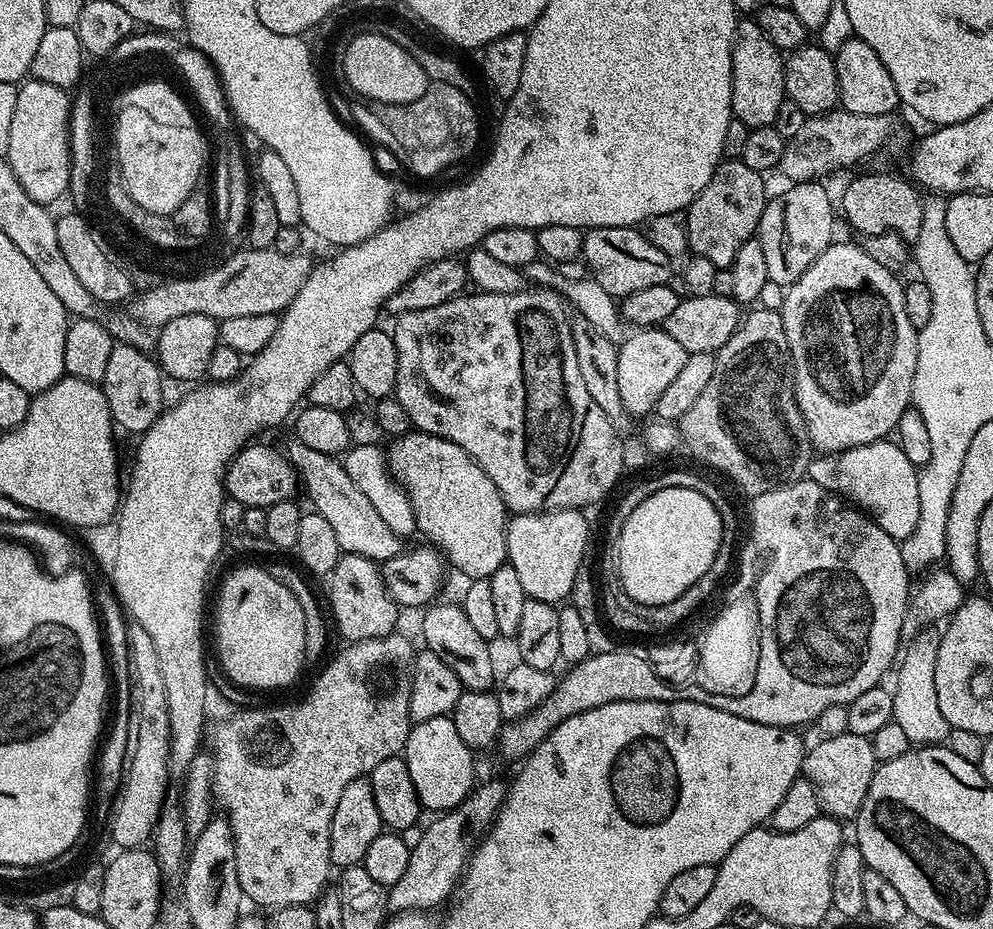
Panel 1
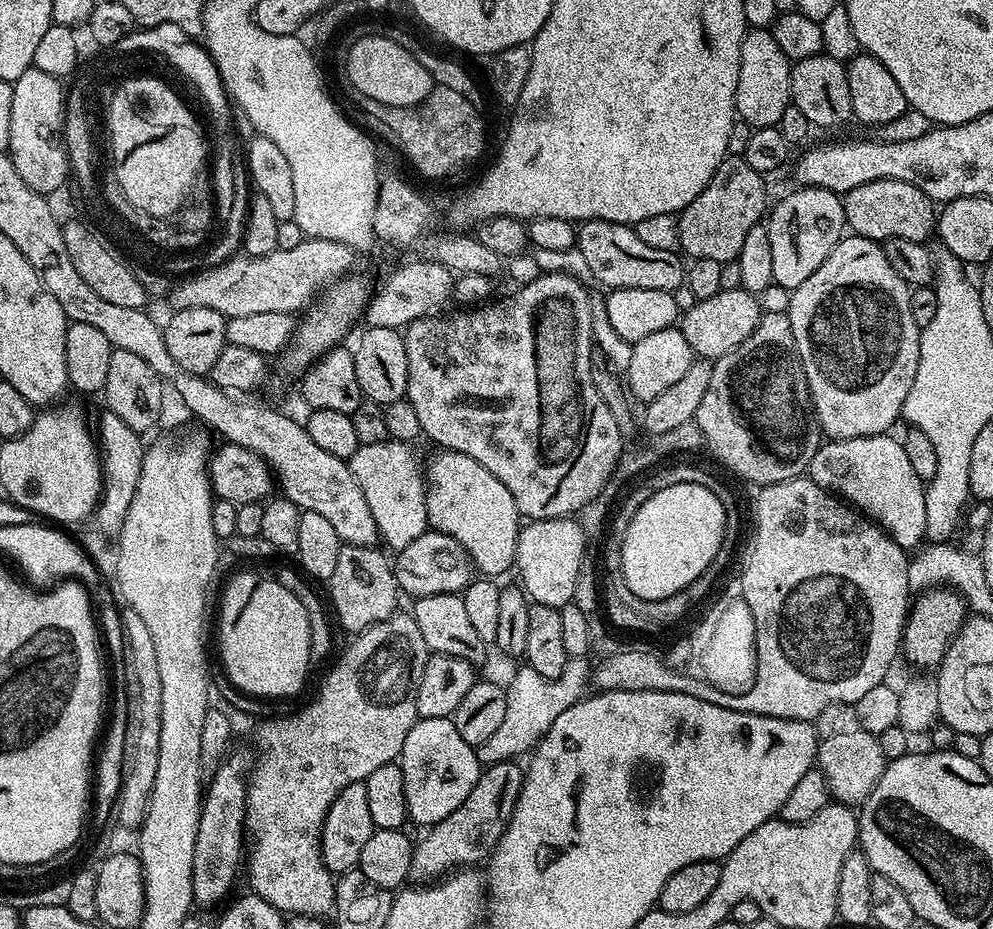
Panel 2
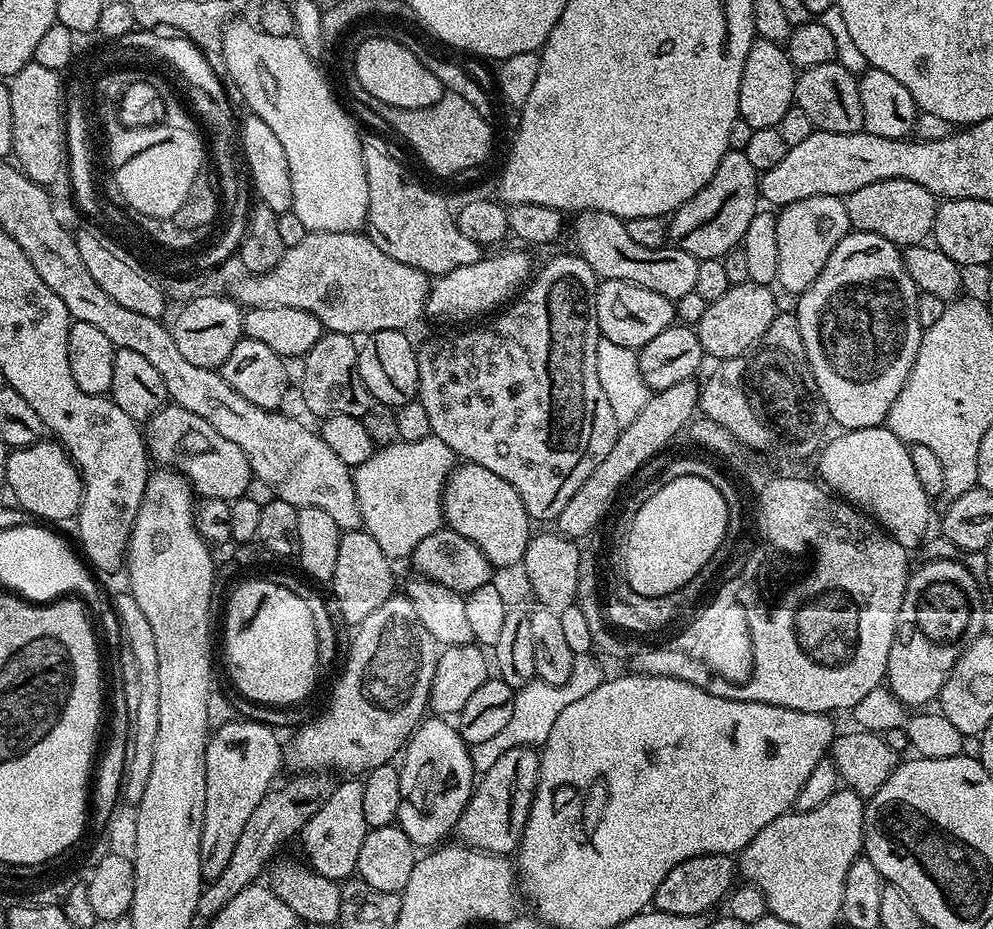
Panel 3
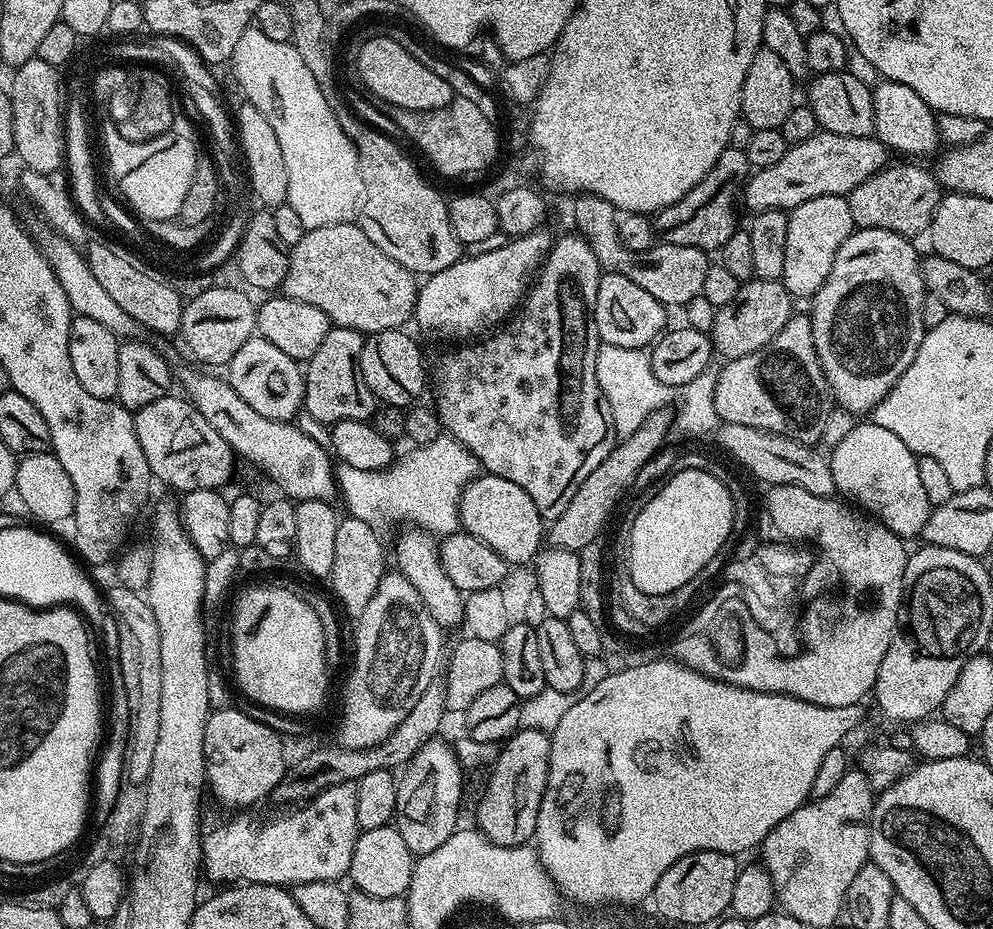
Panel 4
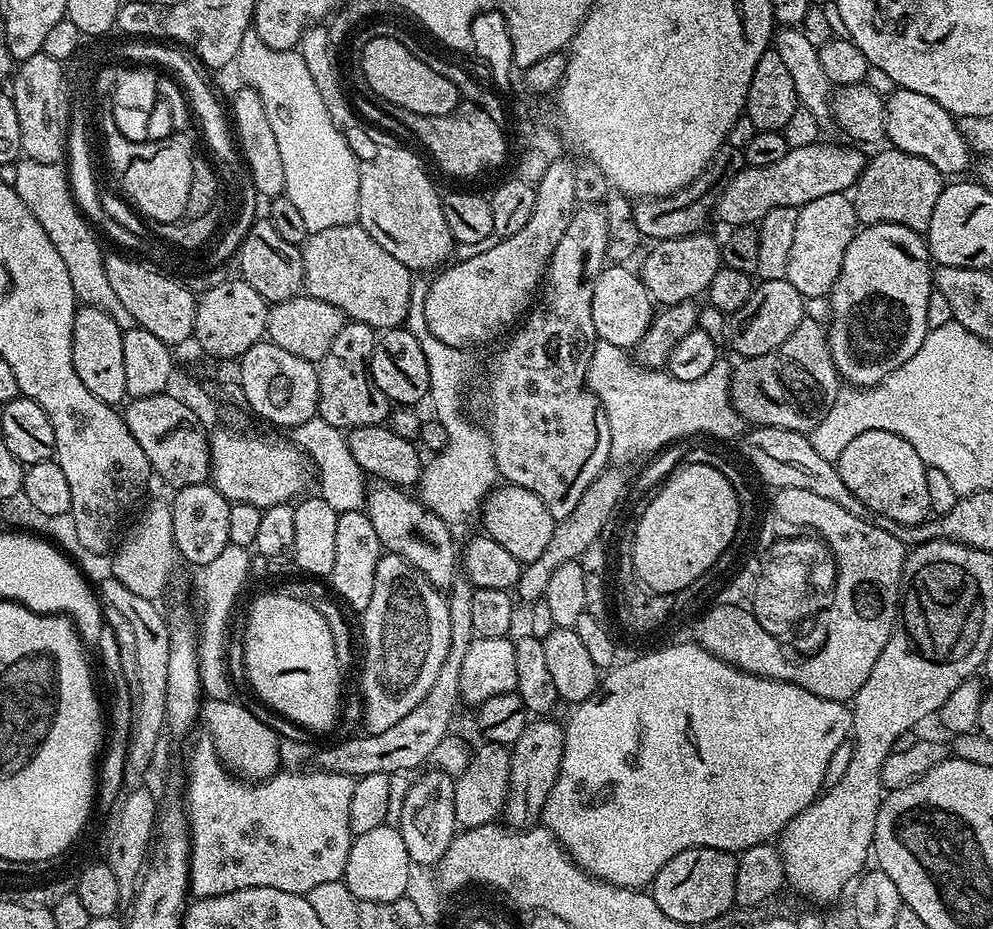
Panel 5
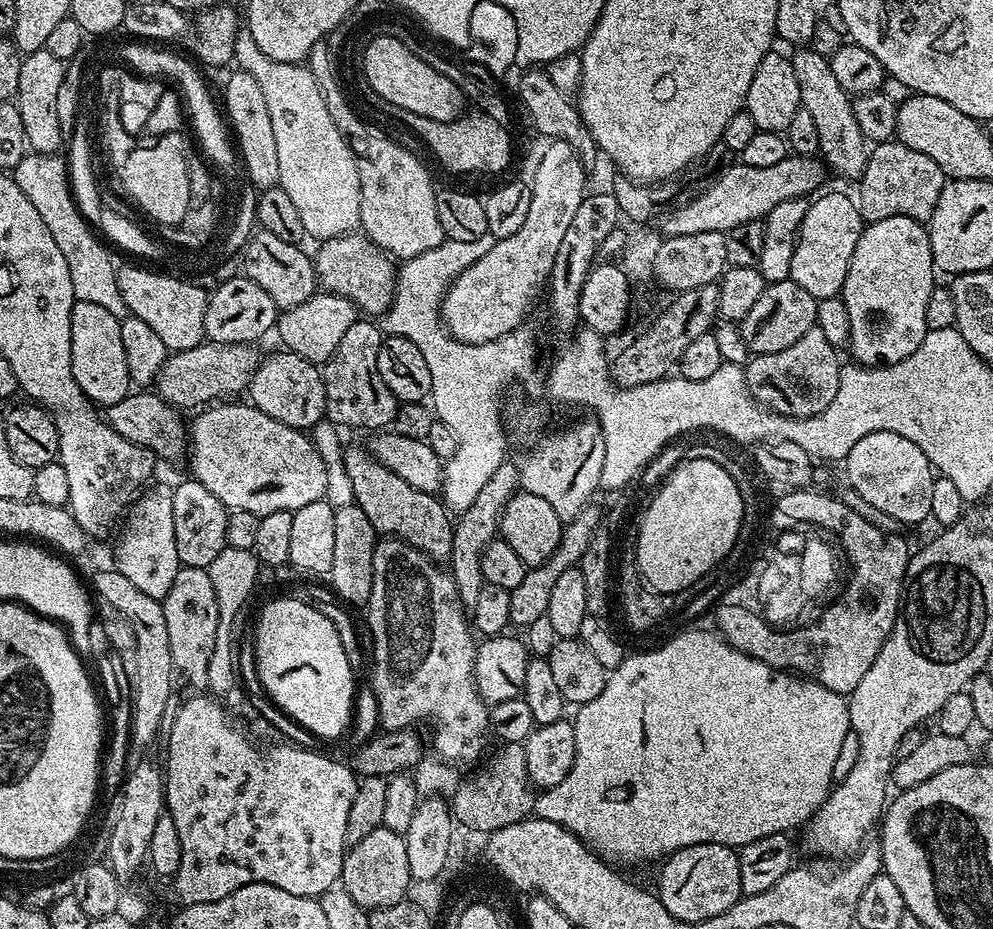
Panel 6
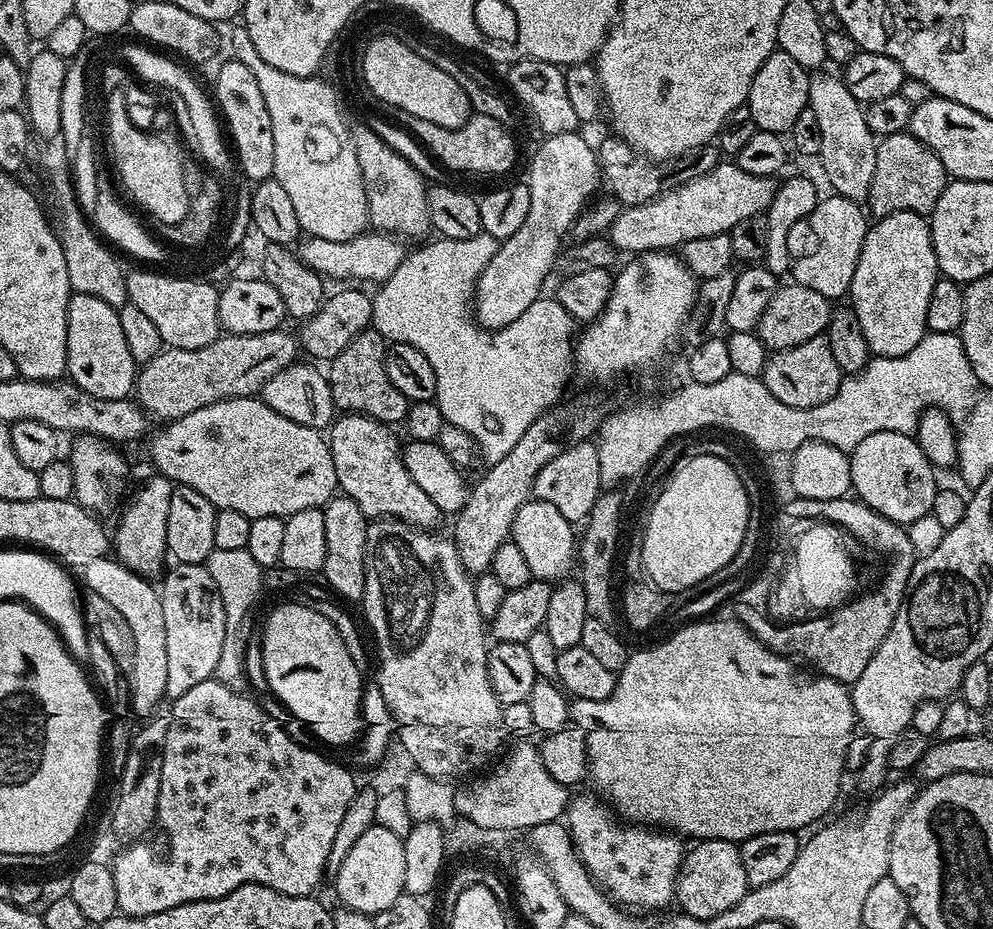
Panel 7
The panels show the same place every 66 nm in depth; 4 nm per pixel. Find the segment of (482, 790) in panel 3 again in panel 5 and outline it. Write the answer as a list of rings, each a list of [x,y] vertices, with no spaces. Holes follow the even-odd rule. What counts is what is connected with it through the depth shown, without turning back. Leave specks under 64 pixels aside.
[[[552,718],[529,719],[521,736],[510,745],[508,796],[505,798],[503,819],[507,827],[531,828],[541,819],[546,798],[550,798],[550,790],[554,790],[554,782],[558,782],[558,770],[562,766],[562,750],[564,749],[563,727]]]

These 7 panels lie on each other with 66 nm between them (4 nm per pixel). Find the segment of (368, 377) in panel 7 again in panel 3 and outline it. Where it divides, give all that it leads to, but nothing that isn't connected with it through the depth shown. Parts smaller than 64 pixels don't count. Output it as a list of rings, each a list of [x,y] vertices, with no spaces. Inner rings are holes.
[[[325,331],[302,357],[304,369],[300,372],[300,396],[316,418],[330,414],[350,414],[362,418],[366,410],[370,410],[374,401],[358,374],[357,351],[358,344],[353,337]]]

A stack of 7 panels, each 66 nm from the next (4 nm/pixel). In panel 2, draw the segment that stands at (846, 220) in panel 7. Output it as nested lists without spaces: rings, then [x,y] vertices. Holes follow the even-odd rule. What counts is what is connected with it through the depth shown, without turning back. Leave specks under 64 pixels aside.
[[[825,188],[795,189],[789,196],[771,205],[766,216],[770,234],[770,255],[774,262],[772,283],[786,289],[802,286],[834,250],[834,246],[845,235],[844,201],[839,195]]]

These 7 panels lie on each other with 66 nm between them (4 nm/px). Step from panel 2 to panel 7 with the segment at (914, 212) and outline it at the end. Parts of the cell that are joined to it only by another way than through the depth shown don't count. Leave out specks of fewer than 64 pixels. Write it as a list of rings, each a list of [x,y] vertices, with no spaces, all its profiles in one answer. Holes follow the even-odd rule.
[[[907,130],[890,134],[883,137],[876,146],[874,182],[870,184],[867,211],[876,218],[899,212],[916,212],[919,216],[927,217],[934,210],[949,180],[942,162],[938,162],[938,154],[934,154],[930,146],[918,142],[918,138],[914,138]]]

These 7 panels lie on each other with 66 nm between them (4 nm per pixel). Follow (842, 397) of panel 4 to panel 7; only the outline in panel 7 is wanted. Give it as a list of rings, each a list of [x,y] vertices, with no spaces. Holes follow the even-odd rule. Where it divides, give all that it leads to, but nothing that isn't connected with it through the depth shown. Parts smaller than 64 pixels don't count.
[[[899,212],[879,217],[869,227],[862,242],[862,254],[858,254],[858,266],[854,266],[854,282],[850,293],[850,306],[858,314],[860,332],[866,338],[872,356],[901,356],[926,335],[926,305],[938,279],[932,225],[916,212]]]

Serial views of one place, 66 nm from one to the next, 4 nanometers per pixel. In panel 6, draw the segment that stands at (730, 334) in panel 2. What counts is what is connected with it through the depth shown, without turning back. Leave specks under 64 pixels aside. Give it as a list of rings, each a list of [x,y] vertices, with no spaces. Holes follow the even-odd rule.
[[[783,280],[777,284],[768,284],[762,298],[754,302],[750,314],[746,314],[744,320],[739,321],[738,327],[749,353],[761,356],[762,354],[778,354],[778,350],[786,350],[786,346],[794,346],[806,330],[817,327],[816,318],[817,301],[802,286],[798,286],[791,280]]]

